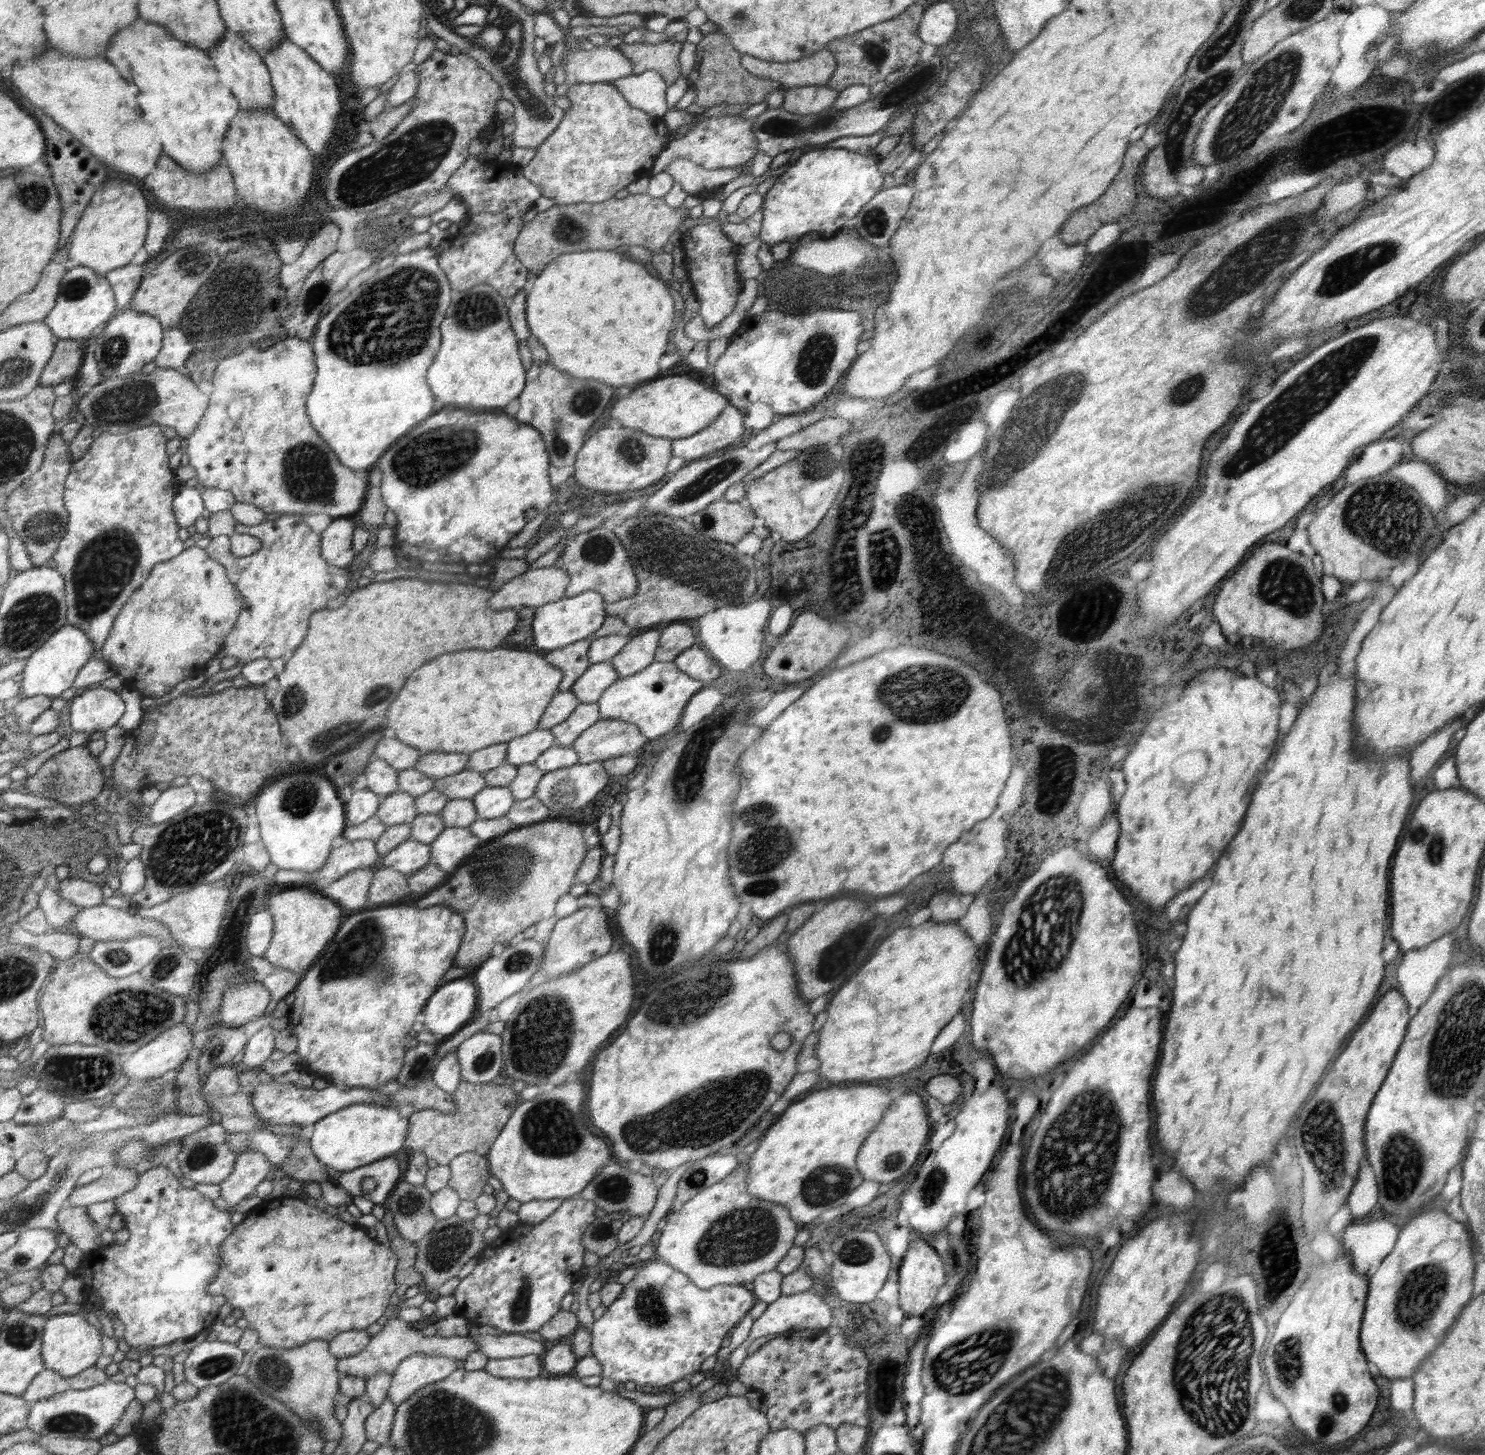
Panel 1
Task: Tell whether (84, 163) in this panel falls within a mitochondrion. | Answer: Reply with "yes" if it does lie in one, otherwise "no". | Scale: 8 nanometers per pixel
no

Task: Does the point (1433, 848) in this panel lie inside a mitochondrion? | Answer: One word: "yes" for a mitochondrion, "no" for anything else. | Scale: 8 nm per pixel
yes

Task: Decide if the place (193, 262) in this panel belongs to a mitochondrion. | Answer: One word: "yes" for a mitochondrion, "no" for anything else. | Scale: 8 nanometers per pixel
yes

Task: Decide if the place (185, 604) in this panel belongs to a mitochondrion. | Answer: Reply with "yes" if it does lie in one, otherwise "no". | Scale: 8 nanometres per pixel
yes

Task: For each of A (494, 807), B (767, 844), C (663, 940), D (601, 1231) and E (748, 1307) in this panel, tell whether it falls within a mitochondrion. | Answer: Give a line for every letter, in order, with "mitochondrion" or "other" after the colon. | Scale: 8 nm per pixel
A: other
B: mitochondrion
C: mitochondrion
D: mitochondrion
E: other

